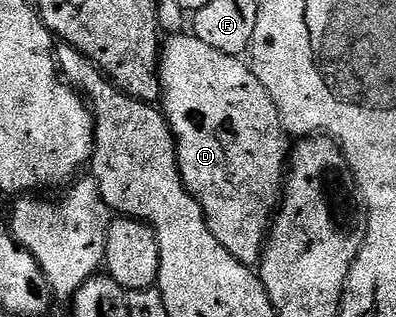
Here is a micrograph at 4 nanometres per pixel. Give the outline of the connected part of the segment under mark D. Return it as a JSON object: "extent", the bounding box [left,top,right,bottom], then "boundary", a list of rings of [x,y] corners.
{"extent":[159,33,289,268],"boundary":[[[194,33],[170,36],[162,44],[159,53],[159,86],[161,88],[161,110],[168,126],[171,127],[171,134],[174,136],[175,157],[179,167],[179,176],[185,189],[194,197],[197,205],[201,205],[213,237],[217,237],[217,241],[221,241],[221,245],[225,245],[225,249],[229,249],[229,253],[233,257],[237,257],[239,263],[254,268],[258,264],[259,258],[263,256],[263,245],[267,241],[269,228],[273,223],[273,212],[281,199],[281,188],[285,183],[285,168],[289,158],[288,136],[285,134],[284,125],[279,120],[279,114],[269,93],[263,88],[261,81],[257,81],[250,66],[242,58],[221,53],[217,49],[213,49],[213,45],[205,45],[205,41],[201,41]]]}

